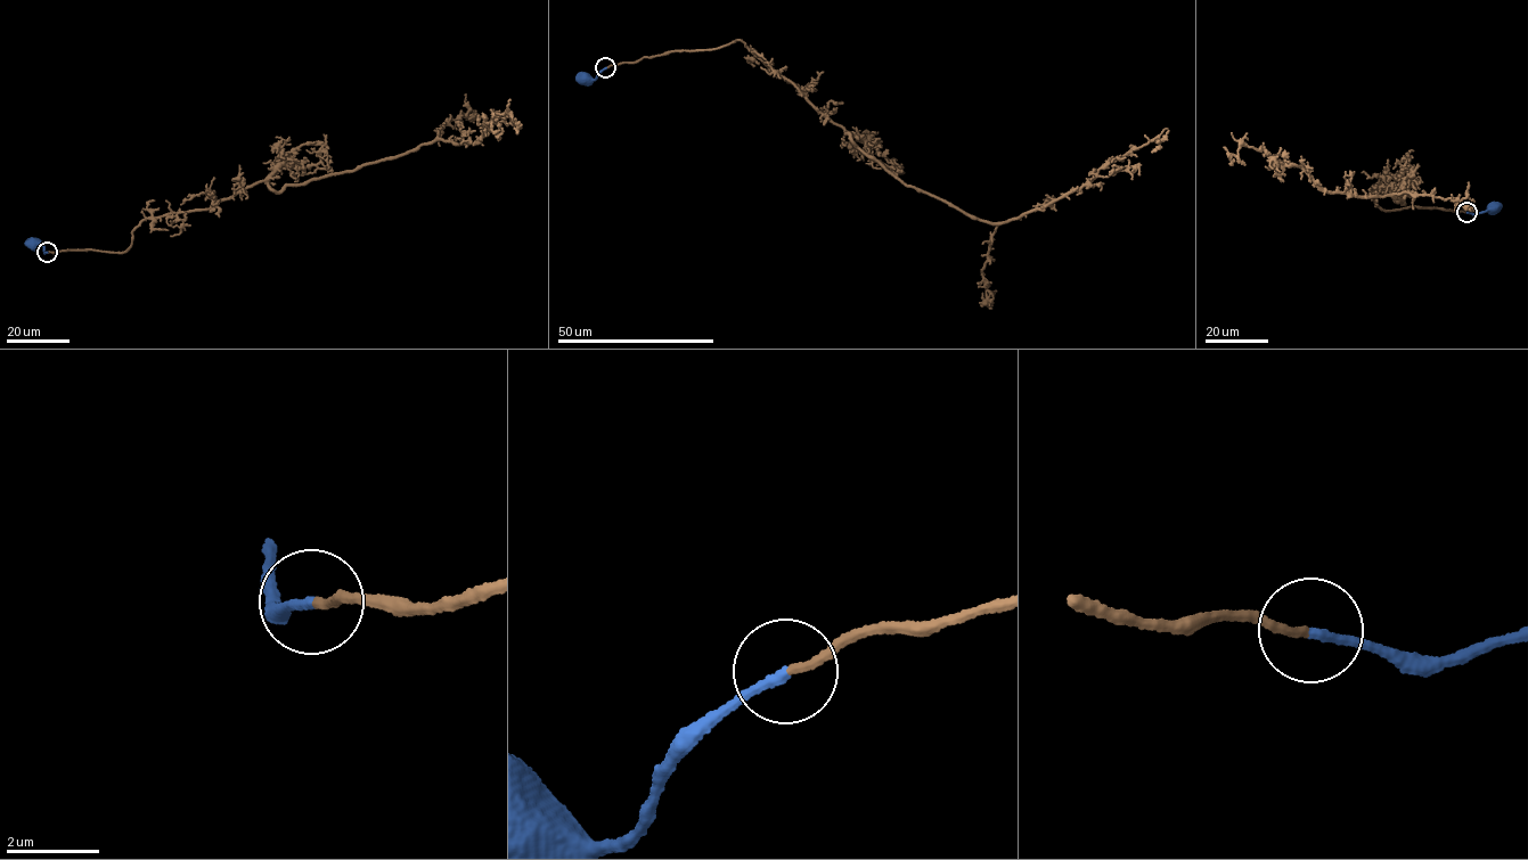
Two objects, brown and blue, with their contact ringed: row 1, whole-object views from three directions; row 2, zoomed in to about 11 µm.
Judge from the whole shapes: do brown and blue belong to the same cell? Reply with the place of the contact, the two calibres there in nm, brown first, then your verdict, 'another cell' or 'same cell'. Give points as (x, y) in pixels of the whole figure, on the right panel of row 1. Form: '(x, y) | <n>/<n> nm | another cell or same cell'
(1467, 212) | 180/200 nm | same cell

